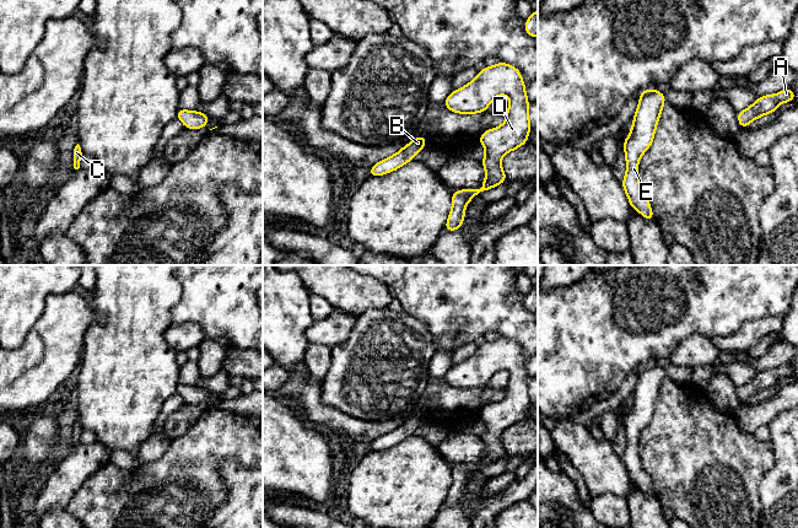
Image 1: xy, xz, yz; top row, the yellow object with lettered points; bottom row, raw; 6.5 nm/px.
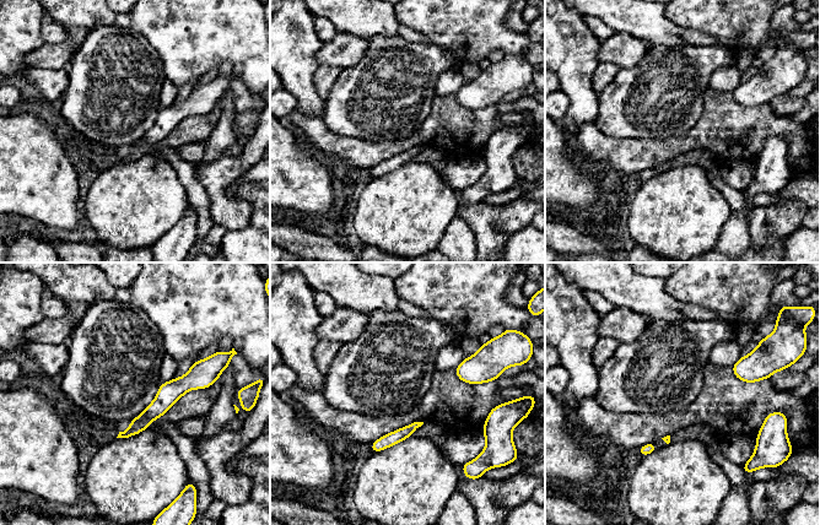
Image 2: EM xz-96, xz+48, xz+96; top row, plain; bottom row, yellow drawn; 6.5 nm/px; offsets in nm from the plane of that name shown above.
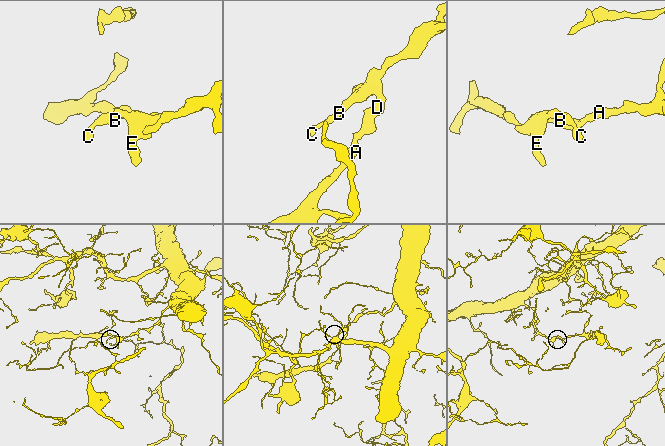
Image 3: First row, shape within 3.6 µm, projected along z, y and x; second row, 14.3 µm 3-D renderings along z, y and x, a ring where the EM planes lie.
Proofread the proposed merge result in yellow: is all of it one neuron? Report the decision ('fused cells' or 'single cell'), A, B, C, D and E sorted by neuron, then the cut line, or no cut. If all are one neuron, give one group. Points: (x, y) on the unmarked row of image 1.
single cell | A B C D E | no cut

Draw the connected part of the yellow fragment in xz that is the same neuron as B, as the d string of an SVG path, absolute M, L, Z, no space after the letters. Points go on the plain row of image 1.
M420 410L409 419L406 419L401 425L399 425L397 429L389 431L385 435L382 435L373 440L370 443L370 452L378 452L381 449L388 449L395 445L399 445L409 436L414 435L415 431L425 422L426 419L426 411Z

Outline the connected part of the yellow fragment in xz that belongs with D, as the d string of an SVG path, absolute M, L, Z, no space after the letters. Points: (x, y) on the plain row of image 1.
M507 338L485 341L471 357L452 366L443 377L451 387L478 389L486 387L490 378L501 370L509 372L506 397L485 405L479 413L486 426L485 432L480 435L486 446L484 458L480 464L460 464L452 468L452 485L443 506L460 505L469 476L480 467L492 464L508 454L502 445L501 433L527 419L532 405L525 359L521 346Z

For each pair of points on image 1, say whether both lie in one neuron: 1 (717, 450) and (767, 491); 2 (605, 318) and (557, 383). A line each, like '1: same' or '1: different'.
1: different
2: same

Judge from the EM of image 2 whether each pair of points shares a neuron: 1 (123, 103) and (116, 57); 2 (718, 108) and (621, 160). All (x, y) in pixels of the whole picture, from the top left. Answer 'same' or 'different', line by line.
1: same
2: same

